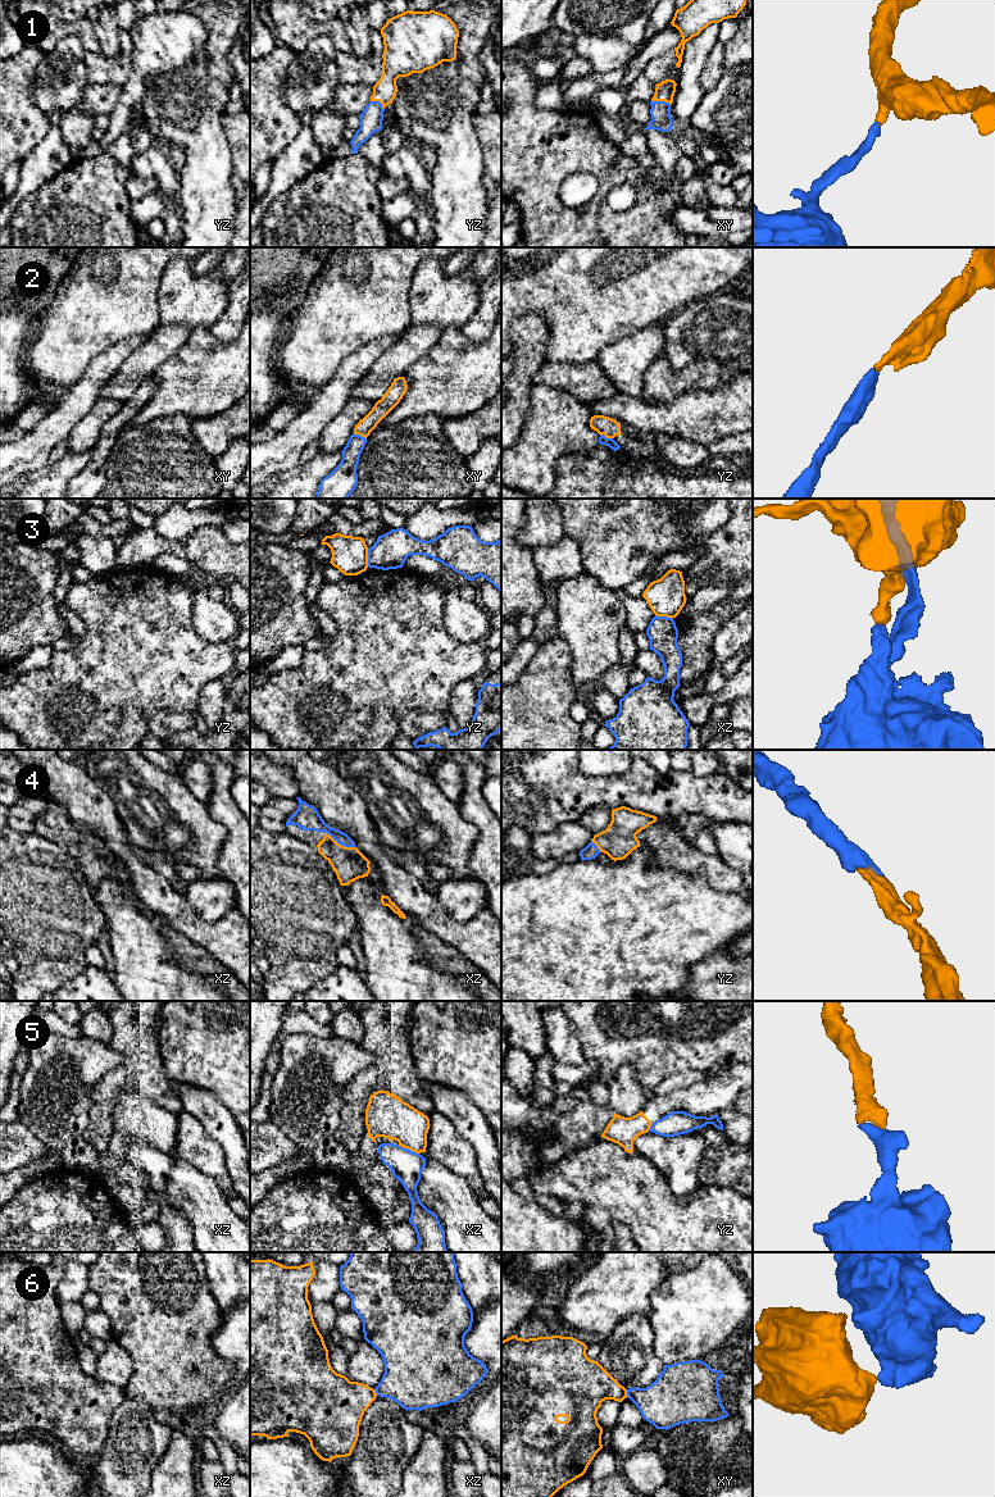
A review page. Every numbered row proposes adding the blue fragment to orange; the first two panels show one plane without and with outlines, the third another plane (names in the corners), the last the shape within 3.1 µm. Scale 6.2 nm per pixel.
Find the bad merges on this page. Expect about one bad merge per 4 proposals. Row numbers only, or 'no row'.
3, 5, 6

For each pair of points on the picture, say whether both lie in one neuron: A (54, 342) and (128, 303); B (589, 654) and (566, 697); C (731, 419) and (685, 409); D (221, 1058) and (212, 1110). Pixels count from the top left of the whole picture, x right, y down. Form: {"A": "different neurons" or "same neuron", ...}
{"A": "same neuron", "B": "different neurons", "C": "same neuron", "D": "different neurons"}

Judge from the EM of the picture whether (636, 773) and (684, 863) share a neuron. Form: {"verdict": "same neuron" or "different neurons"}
{"verdict": "different neurons"}

